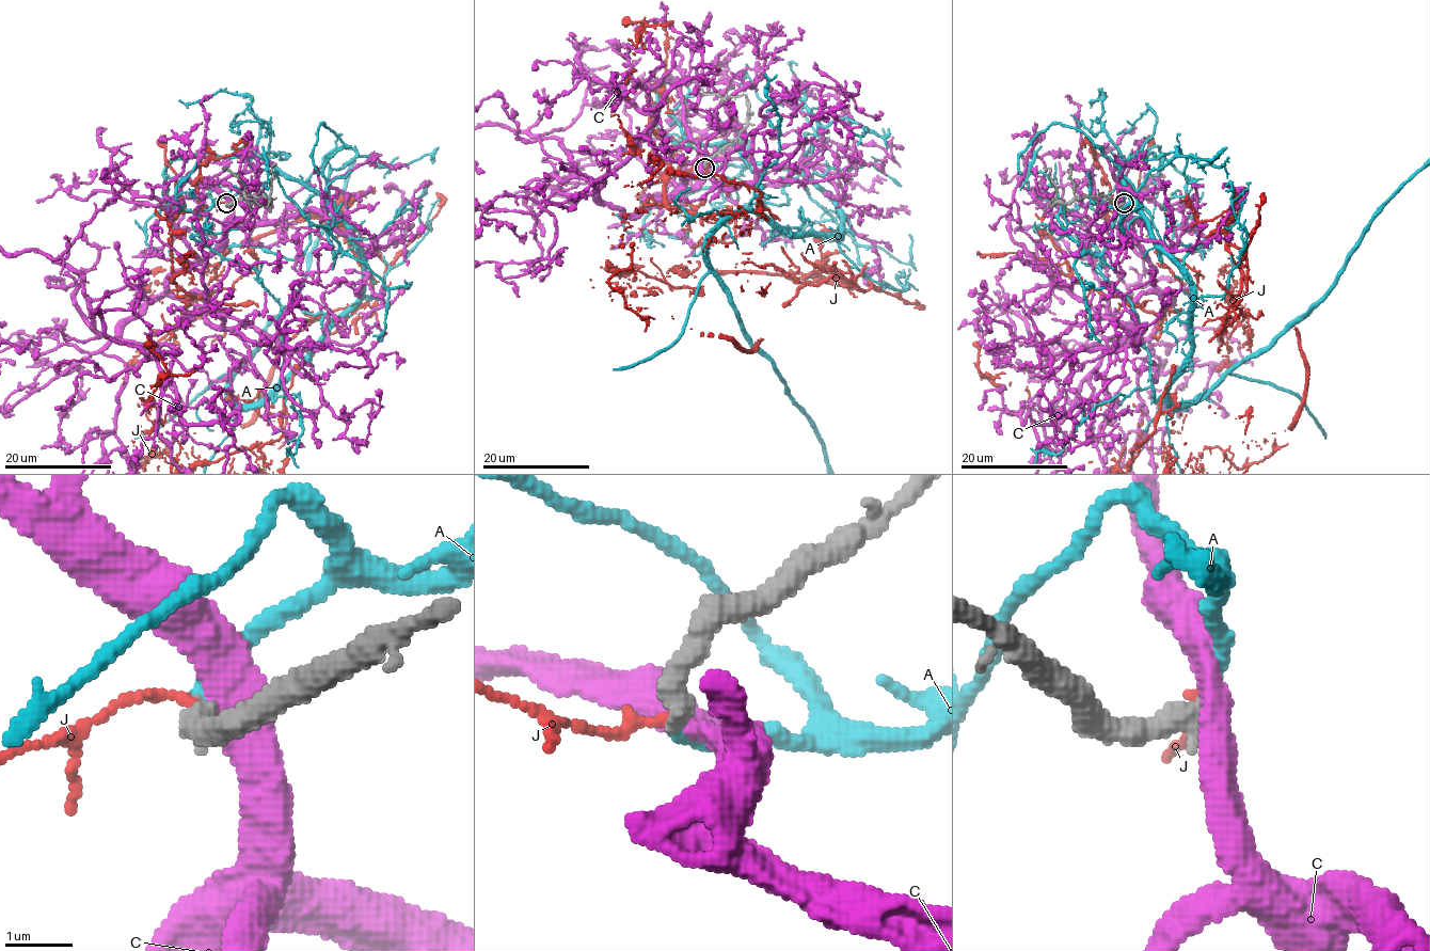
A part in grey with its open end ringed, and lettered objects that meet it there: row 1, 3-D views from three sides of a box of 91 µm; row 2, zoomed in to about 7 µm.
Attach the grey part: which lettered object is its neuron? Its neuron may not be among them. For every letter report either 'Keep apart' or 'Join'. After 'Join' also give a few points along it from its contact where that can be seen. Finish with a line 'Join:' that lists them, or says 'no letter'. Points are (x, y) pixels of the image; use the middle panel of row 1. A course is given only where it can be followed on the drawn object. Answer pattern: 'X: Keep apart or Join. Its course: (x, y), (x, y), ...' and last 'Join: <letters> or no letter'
A: Join
C: Keep apart
J: Keep apart
Join: A

